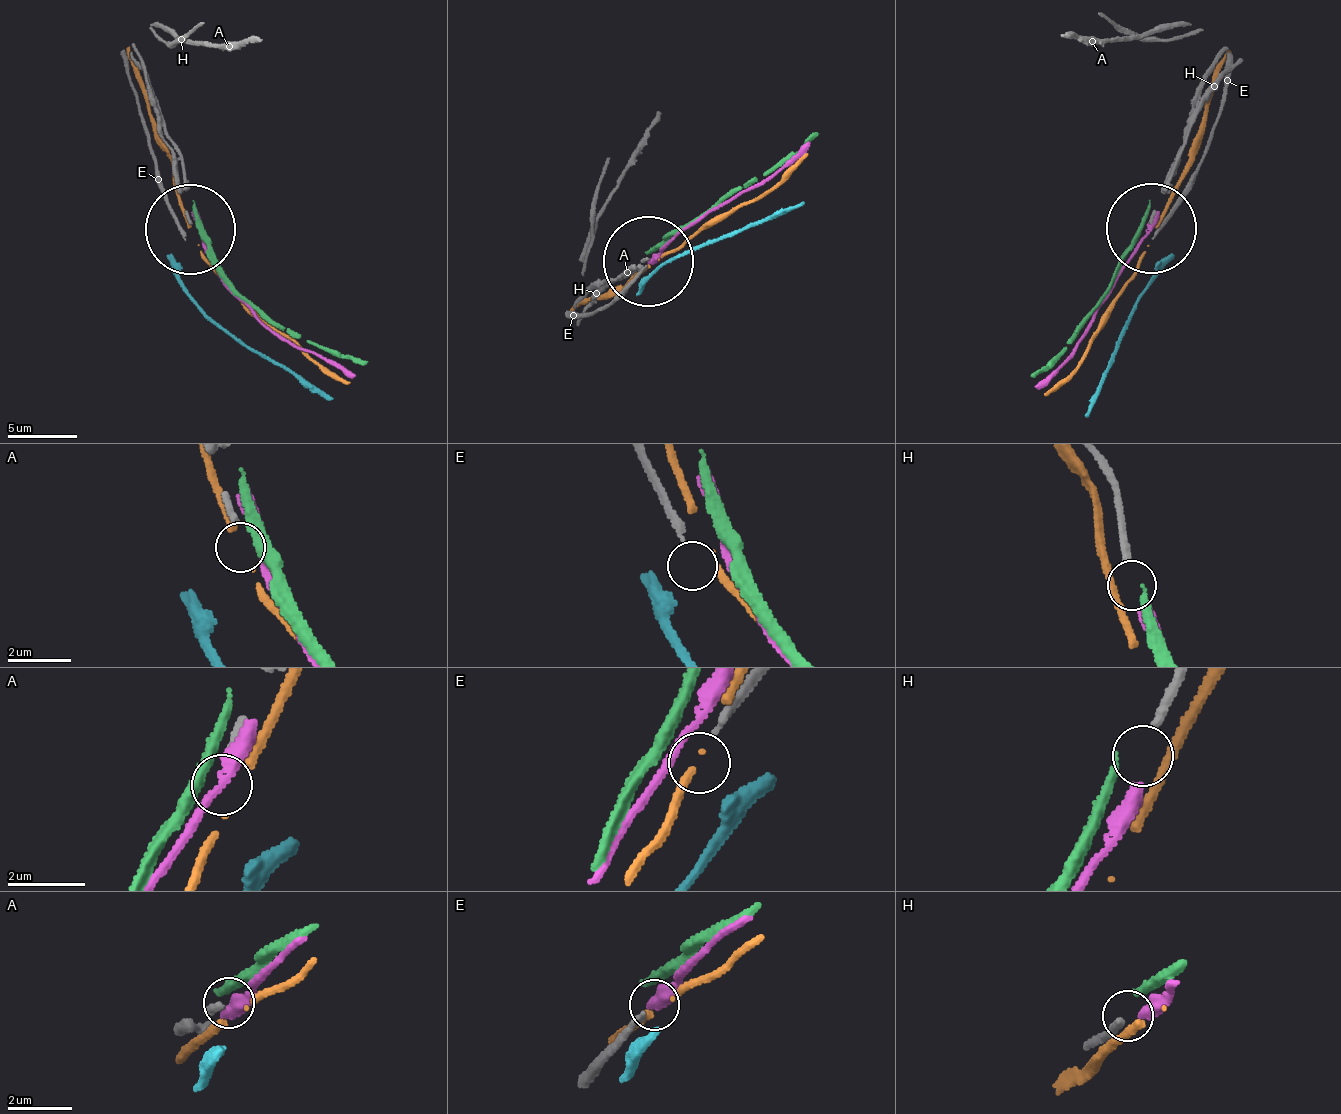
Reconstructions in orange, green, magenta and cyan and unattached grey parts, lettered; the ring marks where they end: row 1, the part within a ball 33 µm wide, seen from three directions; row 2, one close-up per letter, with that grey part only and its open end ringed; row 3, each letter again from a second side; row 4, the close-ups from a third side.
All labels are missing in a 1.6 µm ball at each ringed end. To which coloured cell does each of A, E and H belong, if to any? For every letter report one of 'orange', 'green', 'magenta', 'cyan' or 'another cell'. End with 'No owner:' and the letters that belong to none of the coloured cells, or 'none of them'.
A: another cell
E: another cell
H: magenta
No owner: A, E

